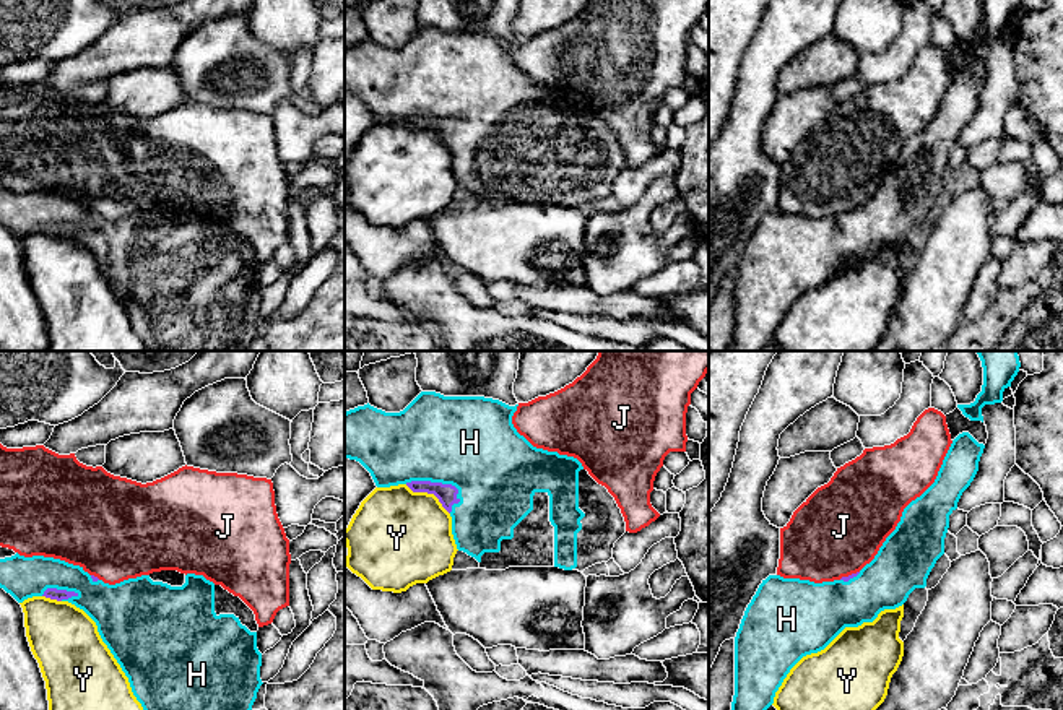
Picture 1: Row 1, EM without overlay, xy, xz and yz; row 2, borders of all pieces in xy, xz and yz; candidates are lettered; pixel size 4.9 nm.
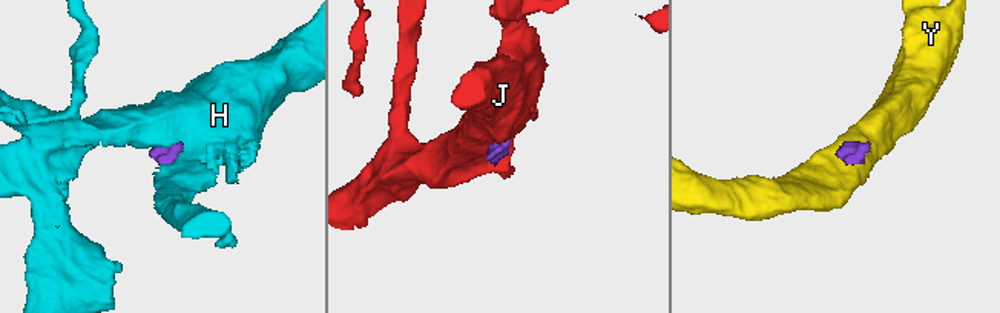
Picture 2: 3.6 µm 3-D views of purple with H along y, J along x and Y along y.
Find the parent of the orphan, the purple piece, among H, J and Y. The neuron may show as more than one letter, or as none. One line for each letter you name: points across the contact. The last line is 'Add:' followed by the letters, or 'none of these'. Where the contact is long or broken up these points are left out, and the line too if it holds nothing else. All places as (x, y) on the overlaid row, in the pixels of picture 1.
Add: H

